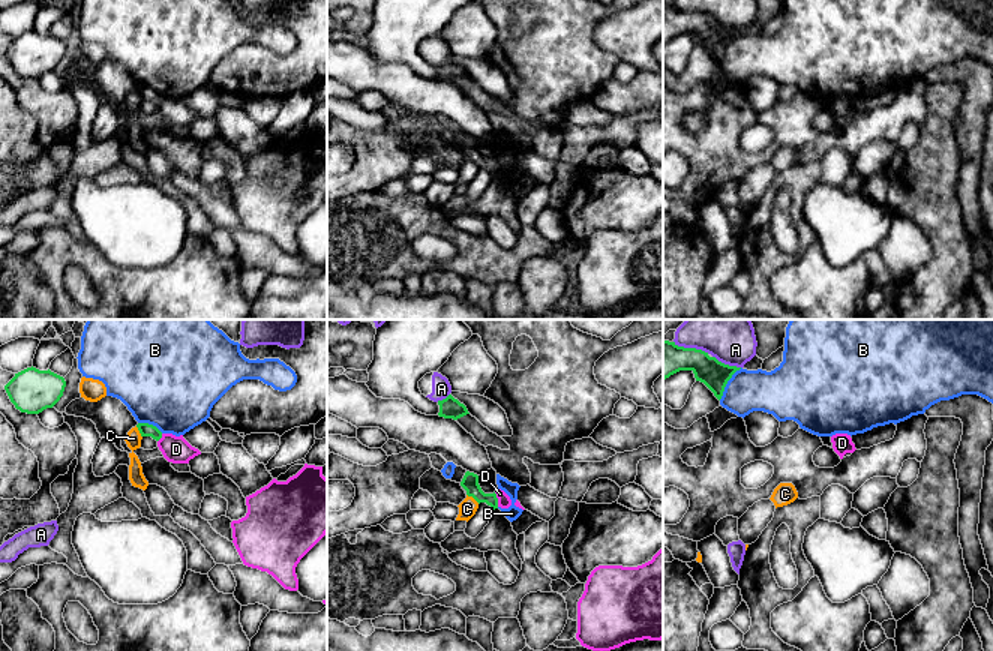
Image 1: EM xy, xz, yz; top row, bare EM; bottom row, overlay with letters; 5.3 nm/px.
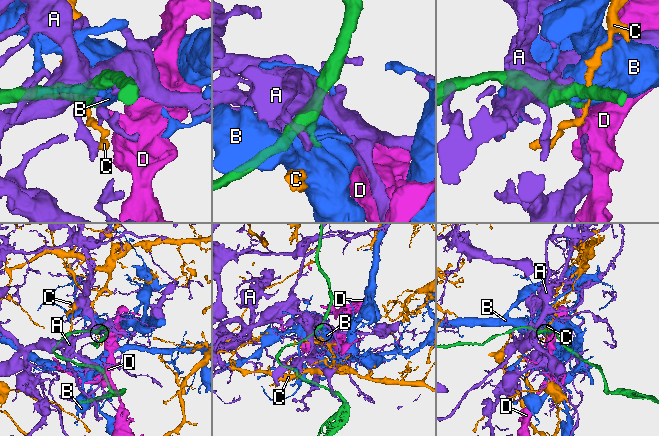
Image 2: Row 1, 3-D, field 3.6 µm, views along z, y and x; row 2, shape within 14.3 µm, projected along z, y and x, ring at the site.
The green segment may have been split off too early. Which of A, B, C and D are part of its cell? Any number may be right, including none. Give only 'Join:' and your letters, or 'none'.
Join: none

